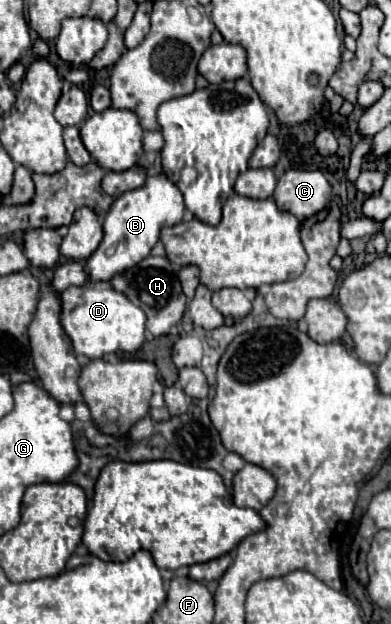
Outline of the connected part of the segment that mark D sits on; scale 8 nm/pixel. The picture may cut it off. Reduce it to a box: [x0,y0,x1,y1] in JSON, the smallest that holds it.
[60,284,146,358]

